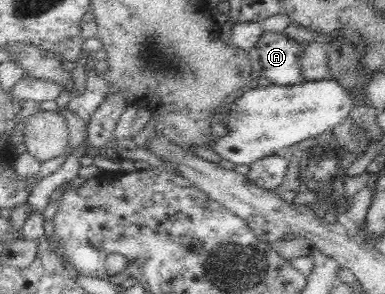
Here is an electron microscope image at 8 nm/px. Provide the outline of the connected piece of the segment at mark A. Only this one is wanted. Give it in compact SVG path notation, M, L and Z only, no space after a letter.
M266 31L249 51L253 72L270 79L275 86L295 86L305 82L301 56L305 42L298 42L284 31Z

